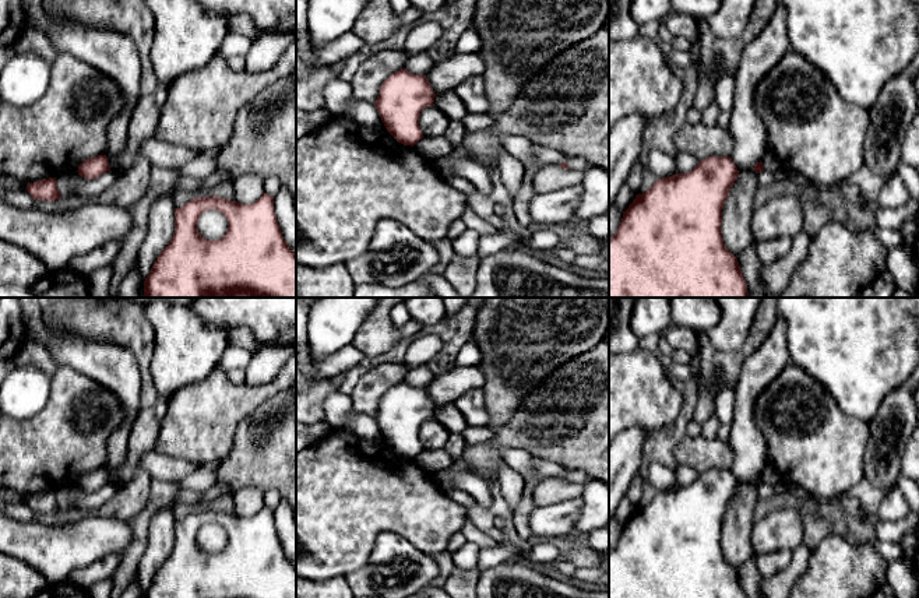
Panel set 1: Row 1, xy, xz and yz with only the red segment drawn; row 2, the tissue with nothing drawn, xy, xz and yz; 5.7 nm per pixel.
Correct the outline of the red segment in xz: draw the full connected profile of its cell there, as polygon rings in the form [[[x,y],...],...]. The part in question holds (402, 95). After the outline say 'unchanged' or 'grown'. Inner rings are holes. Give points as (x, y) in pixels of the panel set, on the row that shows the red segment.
[[[404,67],[381,84],[374,106],[387,131],[398,143],[413,147],[423,138],[420,112],[433,105],[434,96],[425,74],[412,74]]] | unchanged

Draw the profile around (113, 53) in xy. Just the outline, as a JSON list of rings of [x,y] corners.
[[[46,13],[50,17],[50,25],[47,29],[38,31],[43,32],[50,39],[53,48],[59,53],[70,53],[75,59],[96,67],[99,71],[110,77],[126,96],[124,109],[108,126],[108,145],[105,155],[116,158],[127,148],[131,115],[134,106],[142,99],[140,95],[141,63],[134,41],[126,34],[113,29],[91,27],[85,24],[74,24],[71,21],[61,20],[59,15],[54,17],[54,13]]]

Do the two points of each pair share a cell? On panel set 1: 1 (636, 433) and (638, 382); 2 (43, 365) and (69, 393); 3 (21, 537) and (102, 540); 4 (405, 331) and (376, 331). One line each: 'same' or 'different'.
1: different
2: different
3: same
4: same

